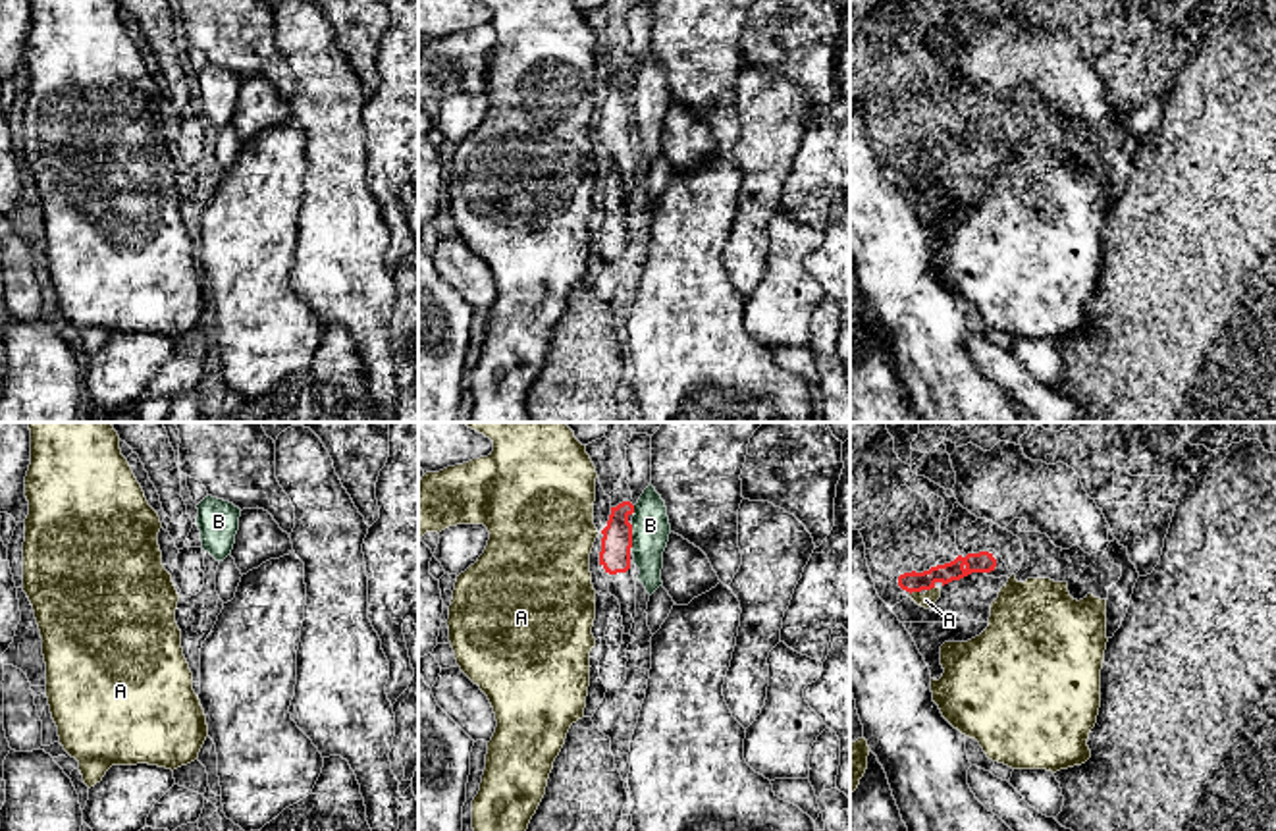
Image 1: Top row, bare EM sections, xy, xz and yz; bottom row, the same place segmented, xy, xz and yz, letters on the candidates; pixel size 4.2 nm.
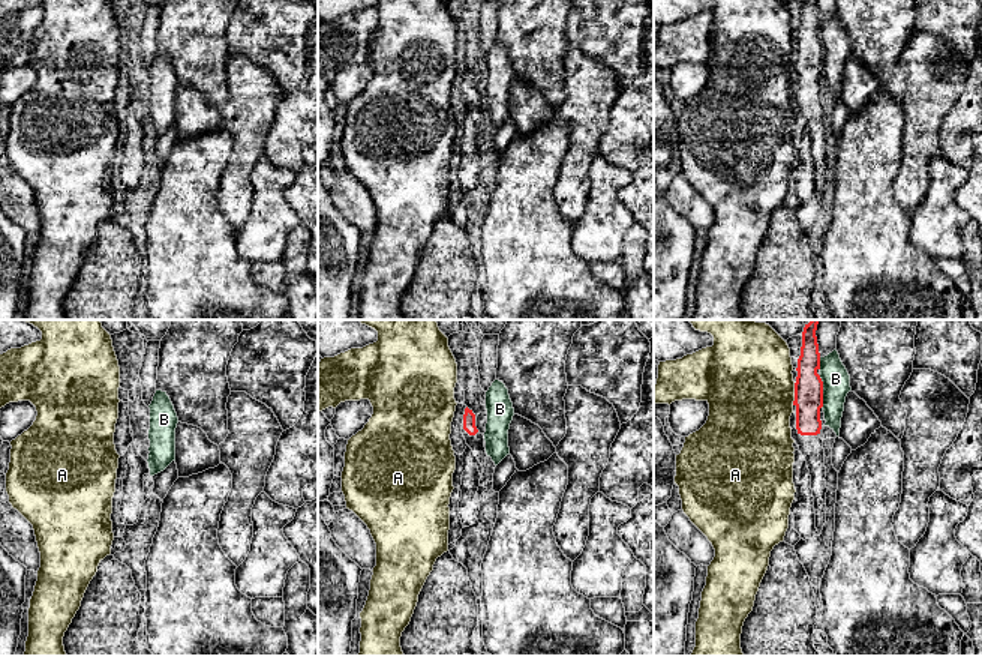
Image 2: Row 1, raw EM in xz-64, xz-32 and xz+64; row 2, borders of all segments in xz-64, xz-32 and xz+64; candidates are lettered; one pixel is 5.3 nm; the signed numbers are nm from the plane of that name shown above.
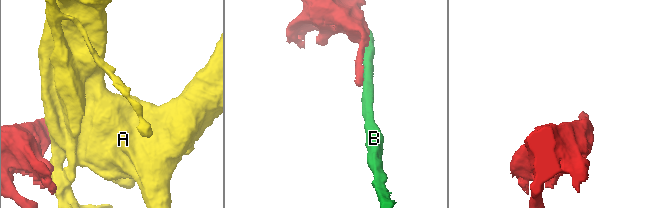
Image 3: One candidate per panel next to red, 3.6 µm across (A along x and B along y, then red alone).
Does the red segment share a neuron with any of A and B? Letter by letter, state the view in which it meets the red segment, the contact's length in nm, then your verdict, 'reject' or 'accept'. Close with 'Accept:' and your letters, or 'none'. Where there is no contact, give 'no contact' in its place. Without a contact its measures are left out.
A: contact in yz; length 50 nm; reject
B: contact in xz; length 100 nm; reject
Accept: none

